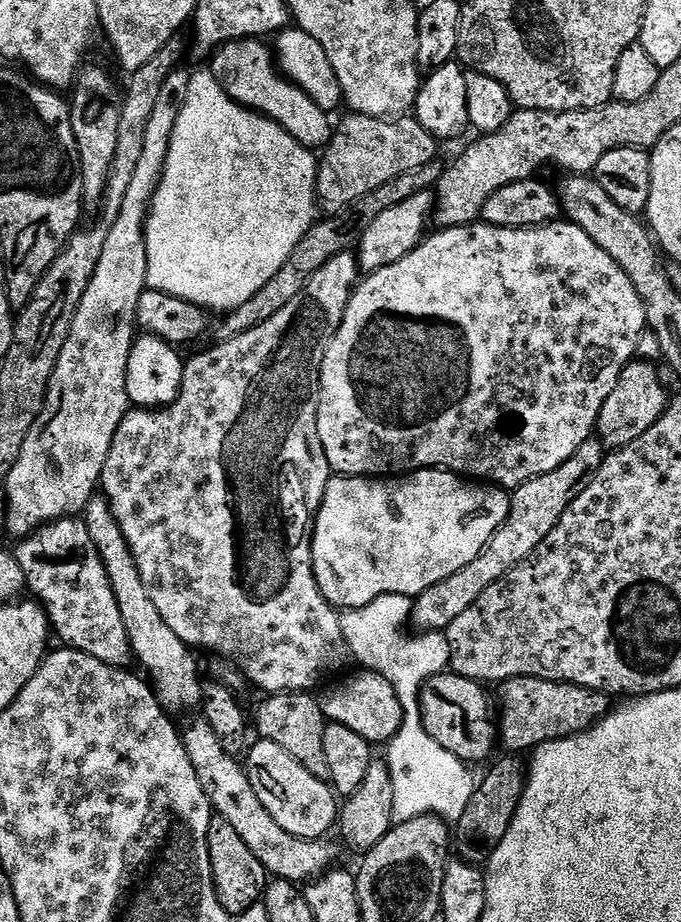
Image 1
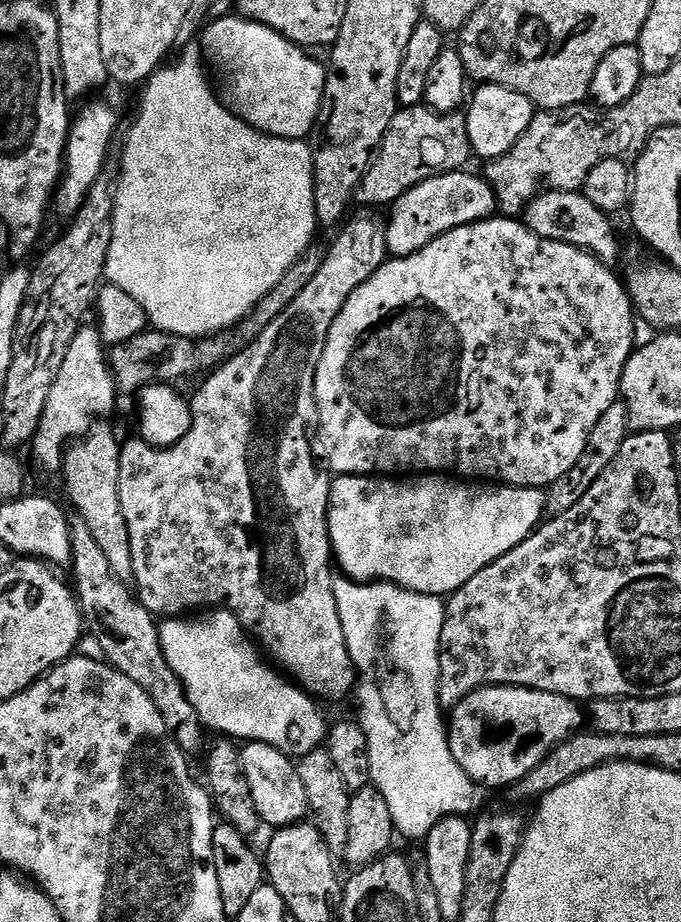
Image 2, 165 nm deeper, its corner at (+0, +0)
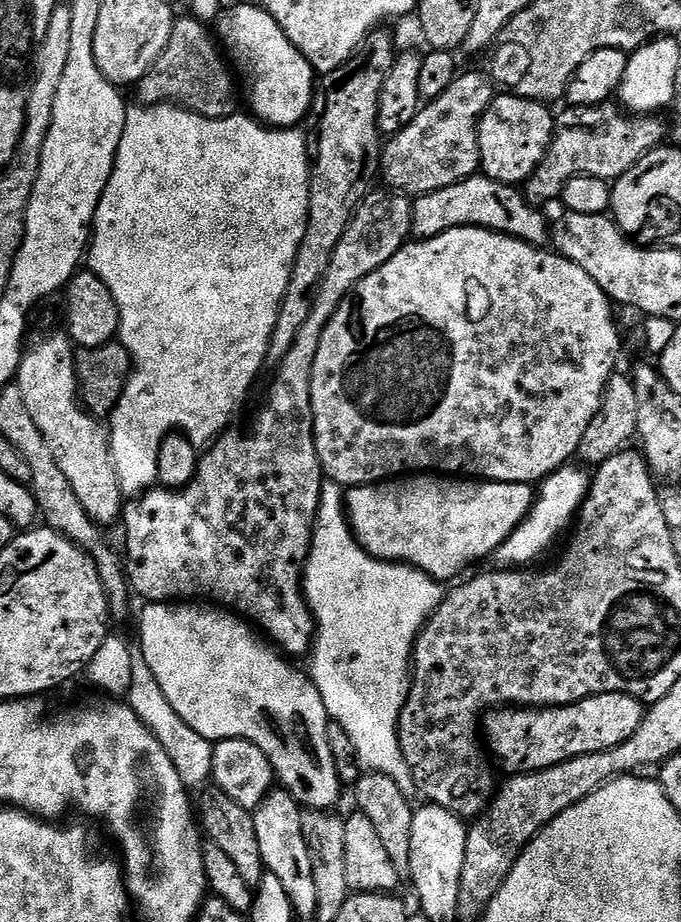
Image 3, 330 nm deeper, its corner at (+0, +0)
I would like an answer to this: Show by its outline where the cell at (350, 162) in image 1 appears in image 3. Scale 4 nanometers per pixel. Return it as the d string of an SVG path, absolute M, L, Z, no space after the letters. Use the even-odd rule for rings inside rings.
M461 71L438 99L427 101L415 118L383 145L378 172L391 191L415 198L454 186L480 172L478 126L494 95L493 81L484 76Z

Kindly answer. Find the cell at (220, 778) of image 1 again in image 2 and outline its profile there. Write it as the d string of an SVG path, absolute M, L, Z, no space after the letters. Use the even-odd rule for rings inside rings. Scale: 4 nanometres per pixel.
M76 514L71 517L70 523L71 579L75 584L74 591L80 602L80 615L85 625L94 638L98 638L105 661L126 674L130 682L142 686L146 694L150 694L150 702L158 706L158 714L162 714L162 722L166 722L166 730L174 742L185 754L193 754L203 746L206 729L198 718L198 710L190 706L190 698L178 674L174 674L174 670L170 670L170 662L166 662L157 617L148 612L135 591L125 581L118 579L114 570L110 570L104 552L91 536L86 522L82 522L82 518Z

